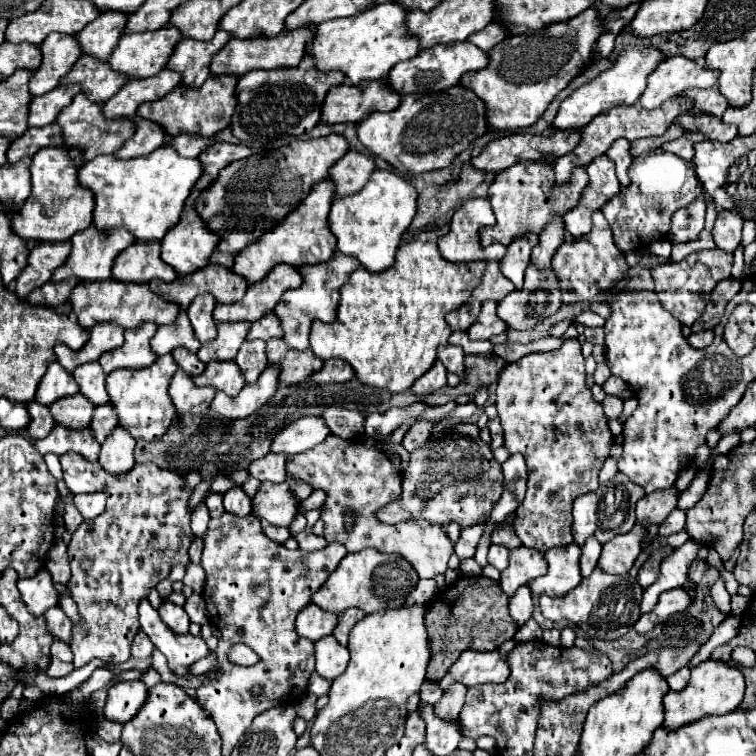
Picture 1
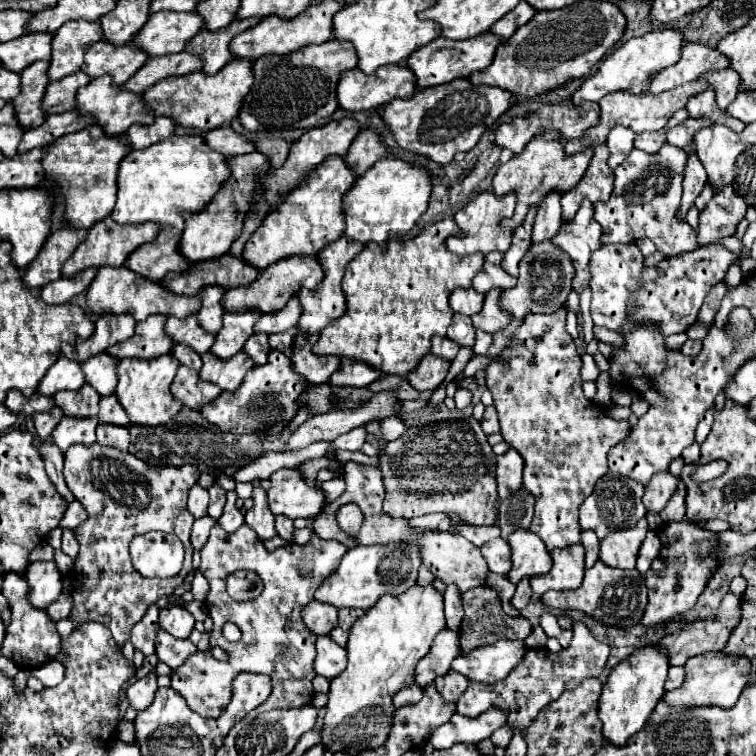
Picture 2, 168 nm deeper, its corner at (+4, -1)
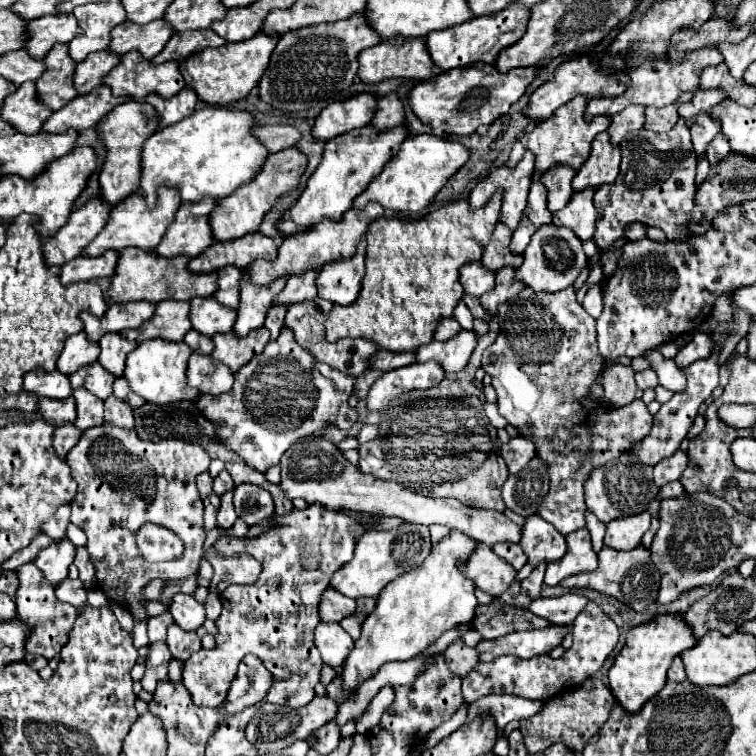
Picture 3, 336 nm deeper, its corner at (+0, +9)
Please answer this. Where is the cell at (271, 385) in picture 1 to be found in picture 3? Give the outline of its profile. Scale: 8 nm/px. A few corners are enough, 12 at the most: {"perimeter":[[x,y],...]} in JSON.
{"perimeter":[[284,327],[194,405],[266,473],[298,439],[352,429],[356,377]]}

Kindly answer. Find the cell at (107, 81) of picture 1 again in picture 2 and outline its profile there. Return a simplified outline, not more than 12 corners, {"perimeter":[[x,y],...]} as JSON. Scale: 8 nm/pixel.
{"perimeter":[[98,41],[84,55],[90,79],[112,75],[120,87],[146,55],[130,45]]}

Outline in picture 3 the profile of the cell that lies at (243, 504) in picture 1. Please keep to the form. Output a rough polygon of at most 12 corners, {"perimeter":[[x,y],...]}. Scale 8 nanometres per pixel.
{"perimeter":[[232,491],[222,495],[218,525],[230,529],[236,521]]}

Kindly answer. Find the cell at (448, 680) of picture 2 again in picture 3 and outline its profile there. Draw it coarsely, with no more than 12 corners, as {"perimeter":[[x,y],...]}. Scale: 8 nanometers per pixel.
{"perimeter":[[456,639],[444,651],[448,667],[466,677],[478,663],[478,651]]}

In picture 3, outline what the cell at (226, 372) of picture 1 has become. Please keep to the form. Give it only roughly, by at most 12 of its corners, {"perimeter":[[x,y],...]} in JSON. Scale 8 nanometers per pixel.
{"perimeter":[[262,325],[246,337],[214,335],[212,357],[236,373],[270,341]]}

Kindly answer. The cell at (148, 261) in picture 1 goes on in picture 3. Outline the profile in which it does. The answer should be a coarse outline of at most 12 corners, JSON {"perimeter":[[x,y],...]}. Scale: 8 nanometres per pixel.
{"perimeter":[[218,199],[180,205],[156,253],[198,257]]}

